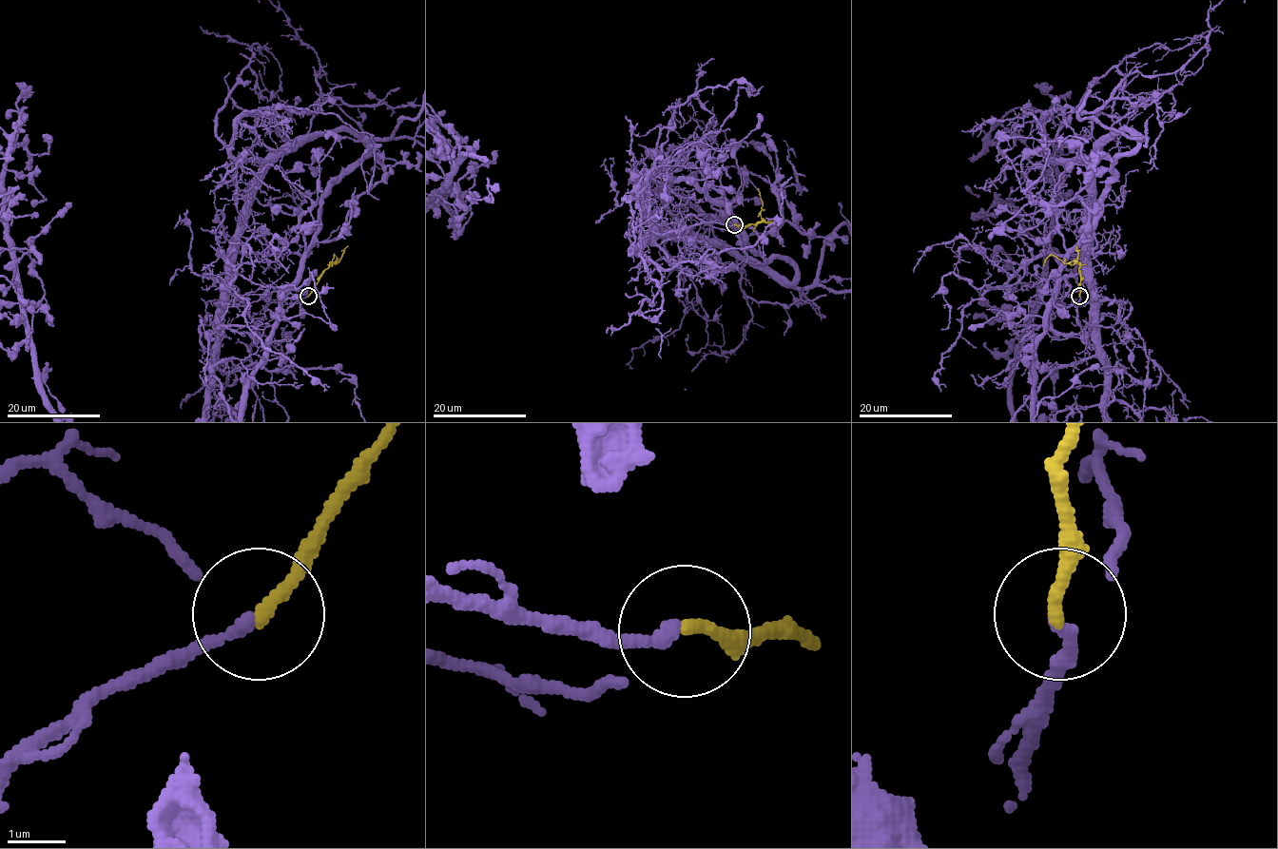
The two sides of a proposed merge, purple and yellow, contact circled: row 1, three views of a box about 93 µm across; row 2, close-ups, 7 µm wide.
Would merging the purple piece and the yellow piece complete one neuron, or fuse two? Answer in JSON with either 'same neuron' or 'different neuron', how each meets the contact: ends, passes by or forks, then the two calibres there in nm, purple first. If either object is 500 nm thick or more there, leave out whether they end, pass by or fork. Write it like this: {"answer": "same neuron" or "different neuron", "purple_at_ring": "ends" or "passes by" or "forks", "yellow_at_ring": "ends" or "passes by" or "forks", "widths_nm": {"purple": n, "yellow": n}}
{"answer": "same neuron", "purple_at_ring": "ends", "yellow_at_ring": "ends", "widths_nm": {"purple": 240, "yellow": 240}}

